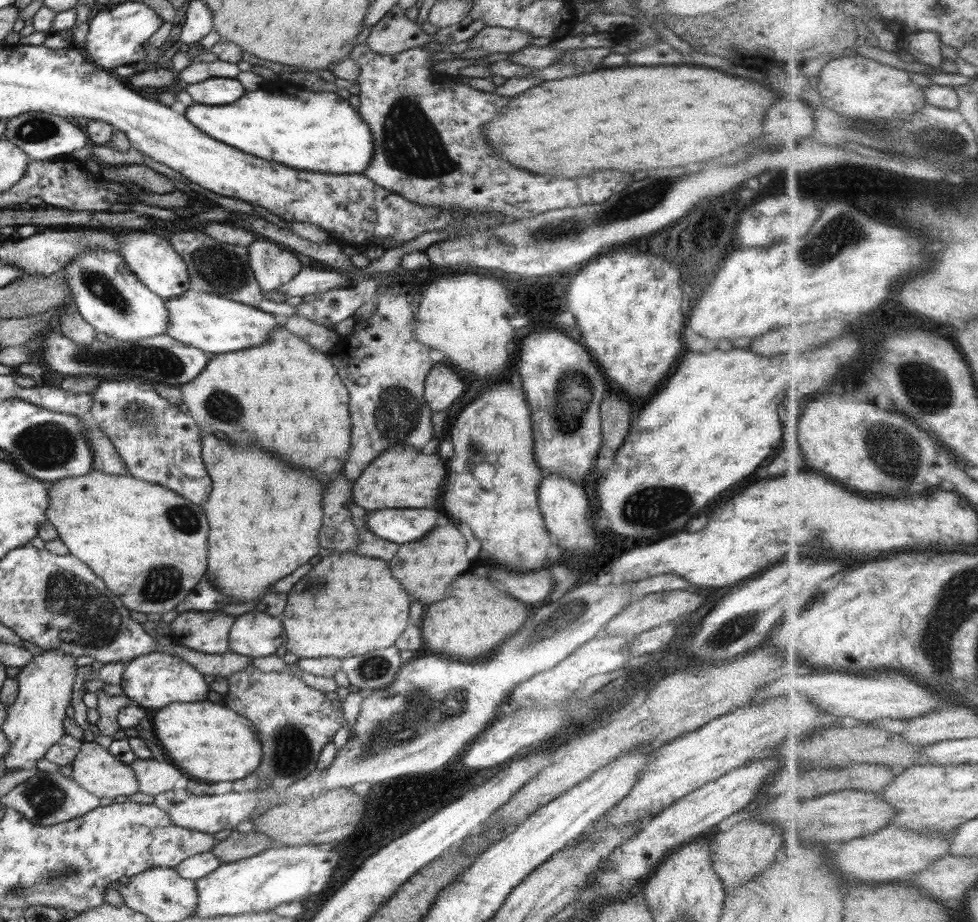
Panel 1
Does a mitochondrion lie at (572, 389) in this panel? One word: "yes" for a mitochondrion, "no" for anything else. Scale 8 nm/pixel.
yes

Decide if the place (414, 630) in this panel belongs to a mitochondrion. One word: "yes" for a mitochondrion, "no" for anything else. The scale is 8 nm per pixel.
no

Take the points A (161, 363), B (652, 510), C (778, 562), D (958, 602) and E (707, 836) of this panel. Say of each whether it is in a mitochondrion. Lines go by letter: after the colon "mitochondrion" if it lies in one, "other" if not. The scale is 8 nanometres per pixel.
A: mitochondrion
B: mitochondrion
C: other
D: mitochondrion
E: other

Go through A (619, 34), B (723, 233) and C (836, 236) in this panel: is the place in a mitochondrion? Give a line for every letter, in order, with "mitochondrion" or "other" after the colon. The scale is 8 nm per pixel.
A: other
B: other
C: mitochondrion

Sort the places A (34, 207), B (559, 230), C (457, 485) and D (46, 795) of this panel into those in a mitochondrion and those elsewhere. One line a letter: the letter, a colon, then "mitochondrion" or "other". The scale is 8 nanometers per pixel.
A: other
B: mitochondrion
C: other
D: mitochondrion

